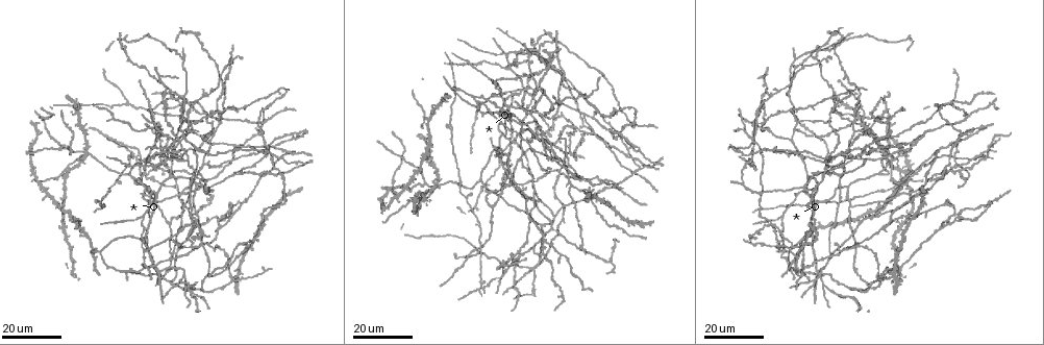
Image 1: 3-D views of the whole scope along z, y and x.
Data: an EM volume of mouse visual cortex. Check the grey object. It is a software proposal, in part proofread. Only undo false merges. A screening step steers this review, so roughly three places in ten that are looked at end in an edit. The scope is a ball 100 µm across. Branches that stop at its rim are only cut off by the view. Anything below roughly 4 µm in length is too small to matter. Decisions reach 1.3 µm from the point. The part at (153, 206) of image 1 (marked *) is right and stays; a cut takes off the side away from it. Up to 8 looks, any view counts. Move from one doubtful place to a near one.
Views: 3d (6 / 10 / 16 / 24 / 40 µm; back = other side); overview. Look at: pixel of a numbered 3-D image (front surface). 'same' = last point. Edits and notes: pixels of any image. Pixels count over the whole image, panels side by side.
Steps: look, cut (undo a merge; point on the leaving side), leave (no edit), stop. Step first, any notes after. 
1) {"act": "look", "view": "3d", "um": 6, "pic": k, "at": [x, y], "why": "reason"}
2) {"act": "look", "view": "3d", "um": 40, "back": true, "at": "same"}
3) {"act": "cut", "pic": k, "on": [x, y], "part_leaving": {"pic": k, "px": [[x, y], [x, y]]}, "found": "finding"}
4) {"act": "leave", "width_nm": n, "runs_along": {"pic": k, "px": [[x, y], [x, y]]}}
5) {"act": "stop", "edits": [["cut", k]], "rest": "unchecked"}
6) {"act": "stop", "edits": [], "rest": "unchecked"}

{"act": "look", "view": "3d", "um": 24, "pic": 1, "at": [752, 162], "why": "arms part here"}

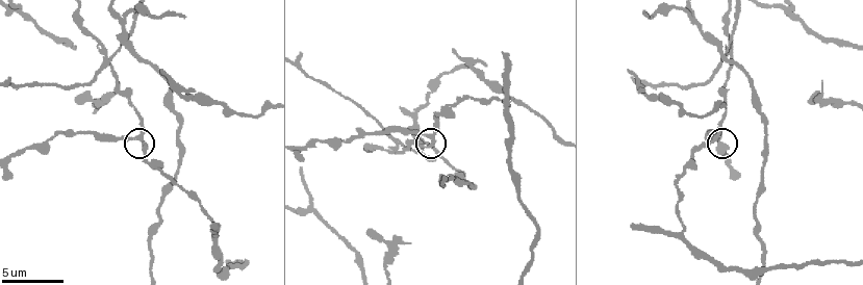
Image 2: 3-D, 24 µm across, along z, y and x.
{"act": "look", "view": "3d", "um": 6, "pic": 2, "at": [140, 137]}

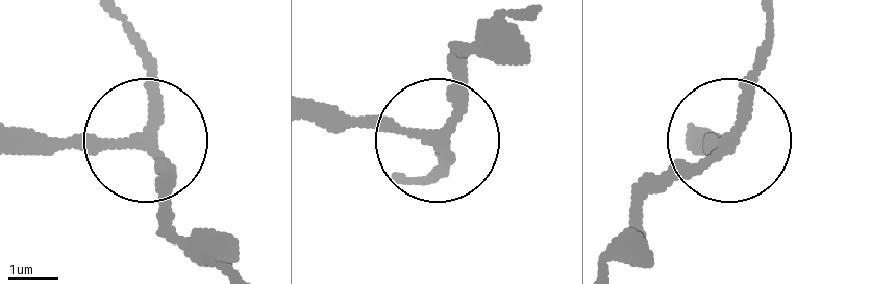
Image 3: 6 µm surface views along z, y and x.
{"act": "look", "view": "3d", "um": 6, "back": true, "pic": 3, "at": [142, 141]}

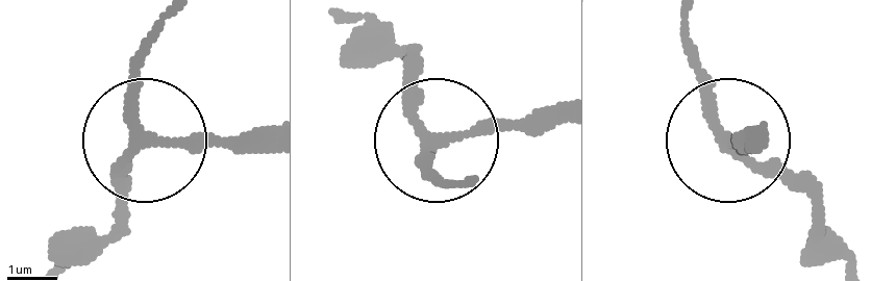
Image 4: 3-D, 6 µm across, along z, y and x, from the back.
{"act": "leave", "arms": 3, "found": "one neuron here"}

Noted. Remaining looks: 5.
{"act": "look", "view": "3d", "um": 16, "pic": 1, "at": [197, 186], "why": "a fork"}

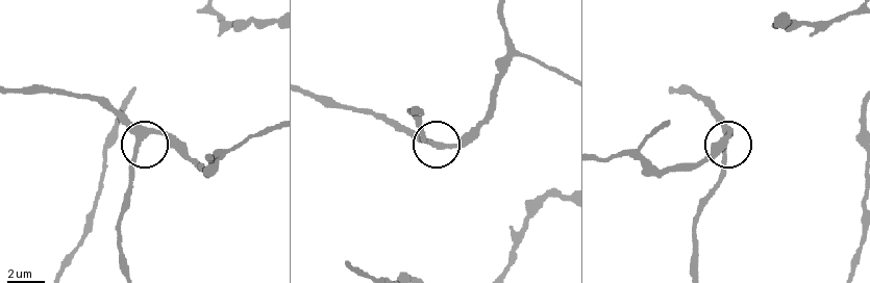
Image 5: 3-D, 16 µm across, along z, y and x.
{"act": "look", "view": "3d", "um": 6, "pic": 5, "at": [135, 145]}

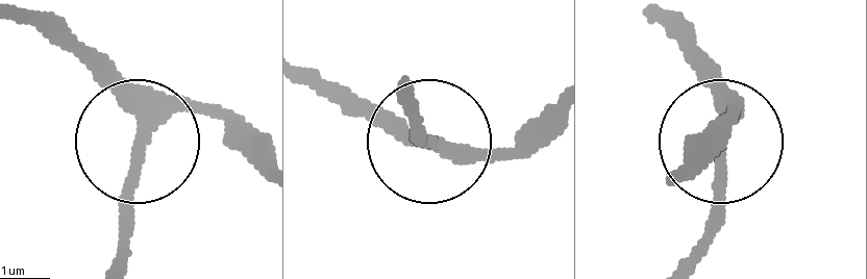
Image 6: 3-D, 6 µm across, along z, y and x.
{"act": "leave", "side_arm_um": 119, "arms": 3, "found": "continuous, no second neuron"}

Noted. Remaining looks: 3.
{"act": "look", "view": "3d", "um": 16, "pic": 1, "at": [796, 123], "why": "arms part here"}

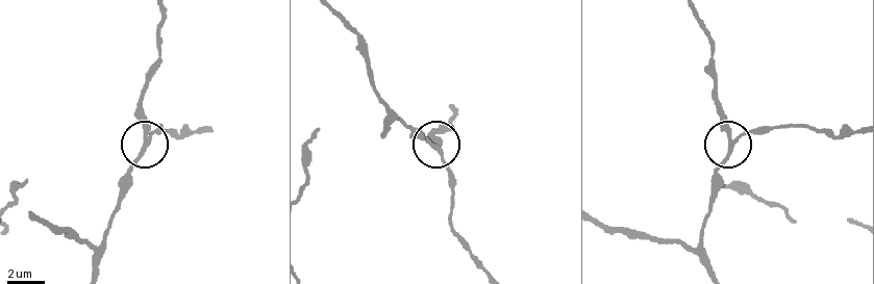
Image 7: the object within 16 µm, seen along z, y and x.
{"act": "look", "view": "3d", "um": 10, "pic": 7, "at": [439, 149], "why": "zoom in"}

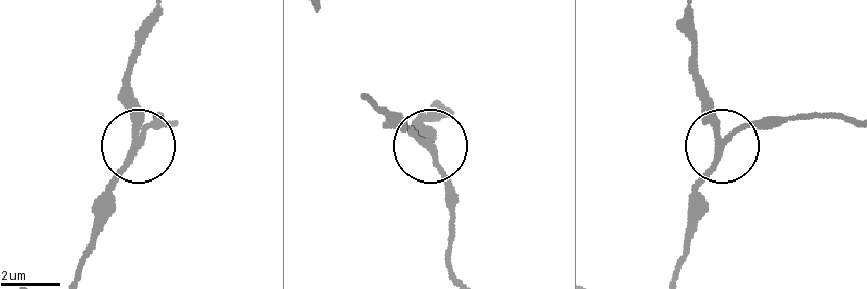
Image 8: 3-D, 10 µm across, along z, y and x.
{"act": "leave", "side_arm_um": 15, "arms": 3, "found": "one neuron here"}

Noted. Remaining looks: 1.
{"act": "look", "view": "3d", "um": 10, "pic": 2, "at": [408, 114], "why": "a fork"}

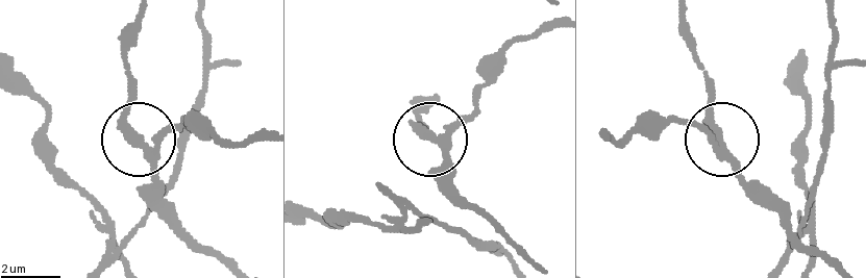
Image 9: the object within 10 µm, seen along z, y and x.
{"act": "leave", "side_arm_um": 7, "runs_along": {"pic": 9, "px": [[827, 264], [720, 140], [685, 122], [665, 122]]}, "found": "all the same neuron"}

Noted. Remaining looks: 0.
{"act": "stop", "edits": [], "rest": "unchecked"}

